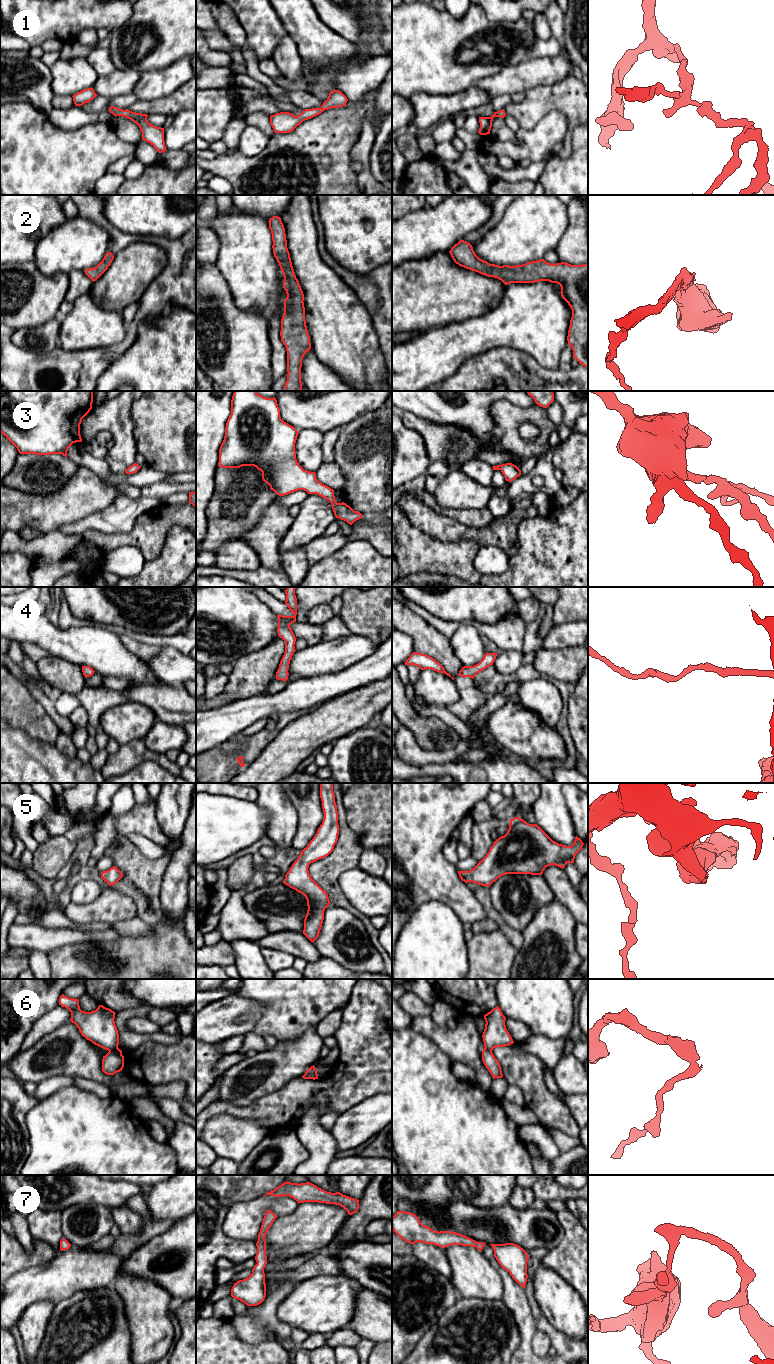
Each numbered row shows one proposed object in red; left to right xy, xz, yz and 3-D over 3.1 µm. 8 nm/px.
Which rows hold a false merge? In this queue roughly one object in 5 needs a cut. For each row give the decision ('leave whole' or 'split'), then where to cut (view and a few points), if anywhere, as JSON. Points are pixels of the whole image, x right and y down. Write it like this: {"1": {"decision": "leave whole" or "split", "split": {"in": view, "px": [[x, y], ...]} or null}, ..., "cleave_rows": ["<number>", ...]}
{"1": {"decision": "leave whole", "split": null}, "2": {"decision": "leave whole", "split": null}, "3": {"decision": "leave whole", "split": null}, "4": {"decision": "leave whole", "split": null}, "5": {"decision": "leave whole", "split": null}, "6": {"decision": "split", "split": {"in": "xy", "px": [[117, 1047], [109, 1051]]}}, "7": {"decision": "leave whole", "split": null}, "cleave_rows": ["6"]}

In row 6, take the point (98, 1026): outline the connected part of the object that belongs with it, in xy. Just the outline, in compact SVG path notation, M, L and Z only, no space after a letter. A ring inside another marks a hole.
M64 994L59 998L59 1005L71 1012L70 1021L87 1040L108 1051L118 1048L119 1034L114 1021L114 1011L103 1005L91 1012L82 1011L79 999L69 998Z

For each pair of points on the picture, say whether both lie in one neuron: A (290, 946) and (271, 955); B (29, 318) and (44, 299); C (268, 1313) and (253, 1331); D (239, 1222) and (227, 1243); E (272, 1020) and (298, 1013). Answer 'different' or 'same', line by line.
A: different
B: same
C: same
D: different
E: same

